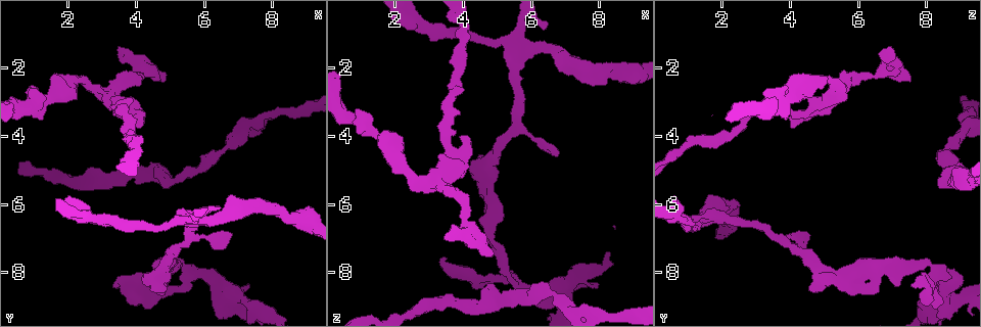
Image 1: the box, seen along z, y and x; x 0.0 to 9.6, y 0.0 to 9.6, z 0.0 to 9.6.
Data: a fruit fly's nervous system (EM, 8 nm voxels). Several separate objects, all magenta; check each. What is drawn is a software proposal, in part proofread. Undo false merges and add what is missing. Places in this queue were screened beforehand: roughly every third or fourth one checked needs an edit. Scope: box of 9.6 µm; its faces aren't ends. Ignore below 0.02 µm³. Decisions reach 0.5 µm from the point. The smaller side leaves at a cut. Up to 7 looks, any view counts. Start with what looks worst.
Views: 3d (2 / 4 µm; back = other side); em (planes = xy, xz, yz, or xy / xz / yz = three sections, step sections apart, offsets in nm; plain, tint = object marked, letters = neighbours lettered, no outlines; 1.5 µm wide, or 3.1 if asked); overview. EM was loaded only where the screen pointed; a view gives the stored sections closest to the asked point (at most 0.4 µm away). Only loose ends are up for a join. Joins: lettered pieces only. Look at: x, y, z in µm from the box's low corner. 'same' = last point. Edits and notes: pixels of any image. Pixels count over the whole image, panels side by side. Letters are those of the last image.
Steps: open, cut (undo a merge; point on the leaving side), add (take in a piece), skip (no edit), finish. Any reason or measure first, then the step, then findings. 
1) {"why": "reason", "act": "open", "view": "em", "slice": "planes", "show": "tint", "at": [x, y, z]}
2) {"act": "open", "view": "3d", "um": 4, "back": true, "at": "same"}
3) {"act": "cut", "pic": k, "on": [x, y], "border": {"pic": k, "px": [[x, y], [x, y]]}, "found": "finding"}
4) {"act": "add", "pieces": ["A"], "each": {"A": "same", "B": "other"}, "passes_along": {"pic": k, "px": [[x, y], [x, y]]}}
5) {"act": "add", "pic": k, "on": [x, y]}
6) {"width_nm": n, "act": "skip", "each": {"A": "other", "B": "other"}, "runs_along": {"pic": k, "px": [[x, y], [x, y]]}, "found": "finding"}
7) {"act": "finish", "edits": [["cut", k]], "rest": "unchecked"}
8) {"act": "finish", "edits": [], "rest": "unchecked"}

{"why": "branch stops here", "act": "open", "view": "3d", "um": 2, "at": [3.95, 8.05, 7.85]}

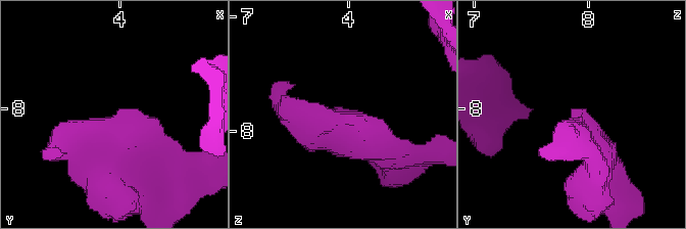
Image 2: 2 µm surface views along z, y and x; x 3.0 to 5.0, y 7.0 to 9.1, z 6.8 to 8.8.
{"act": "open", "view": "em", "slice": "planes", "show": "letters", "at": [3.96, 8.04, 7.84]}

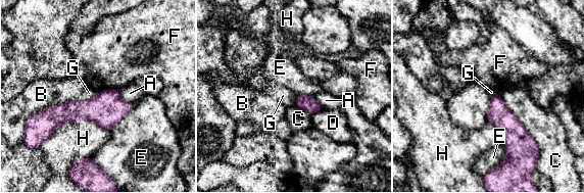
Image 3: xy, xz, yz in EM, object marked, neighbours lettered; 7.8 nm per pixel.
{"act": "skip", "each": {"A": "other", "B": "other", "C": "other", "D": "other", "E": "other", "F": "other", "G": "other", "H": "other"}, "runs_along": {"pic": 3, "px": [[131, 104], [119, 108], [40, 113]]}, "found": "none of them fits"}

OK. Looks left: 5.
{"act": "open", "view": "3d", "um": 4, "at": [4.15, 2.15, 6.65]}

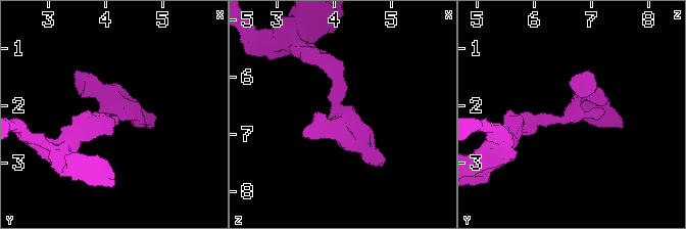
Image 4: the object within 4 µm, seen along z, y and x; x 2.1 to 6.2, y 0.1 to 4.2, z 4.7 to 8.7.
{"why": "need the tissue", "act": "open", "view": "em", "slice": "xz", "step": 4, "show": "tint", "at": [4.20, 2.10, 6.70]}

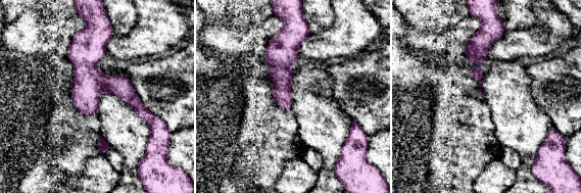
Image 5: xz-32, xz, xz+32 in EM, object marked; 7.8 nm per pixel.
{"act": "open", "view": "em", "slice": "planes", "show": "letters", "at": "same"}

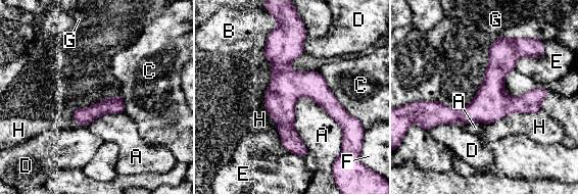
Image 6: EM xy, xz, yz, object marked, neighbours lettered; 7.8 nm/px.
{"act": "skip", "each": {"A": "other", "B": "other", "C": "other", "D": "other", "E": "other", "F": "other", "G": "other", "H": "other"}, "border": {"pic": 6, "px": [[300, 96], [340, 127], [336, 158]]}, "found": "continuous, no second neuron"}

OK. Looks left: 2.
{"act": "finish", "edits": [], "rest": "unchecked"}

